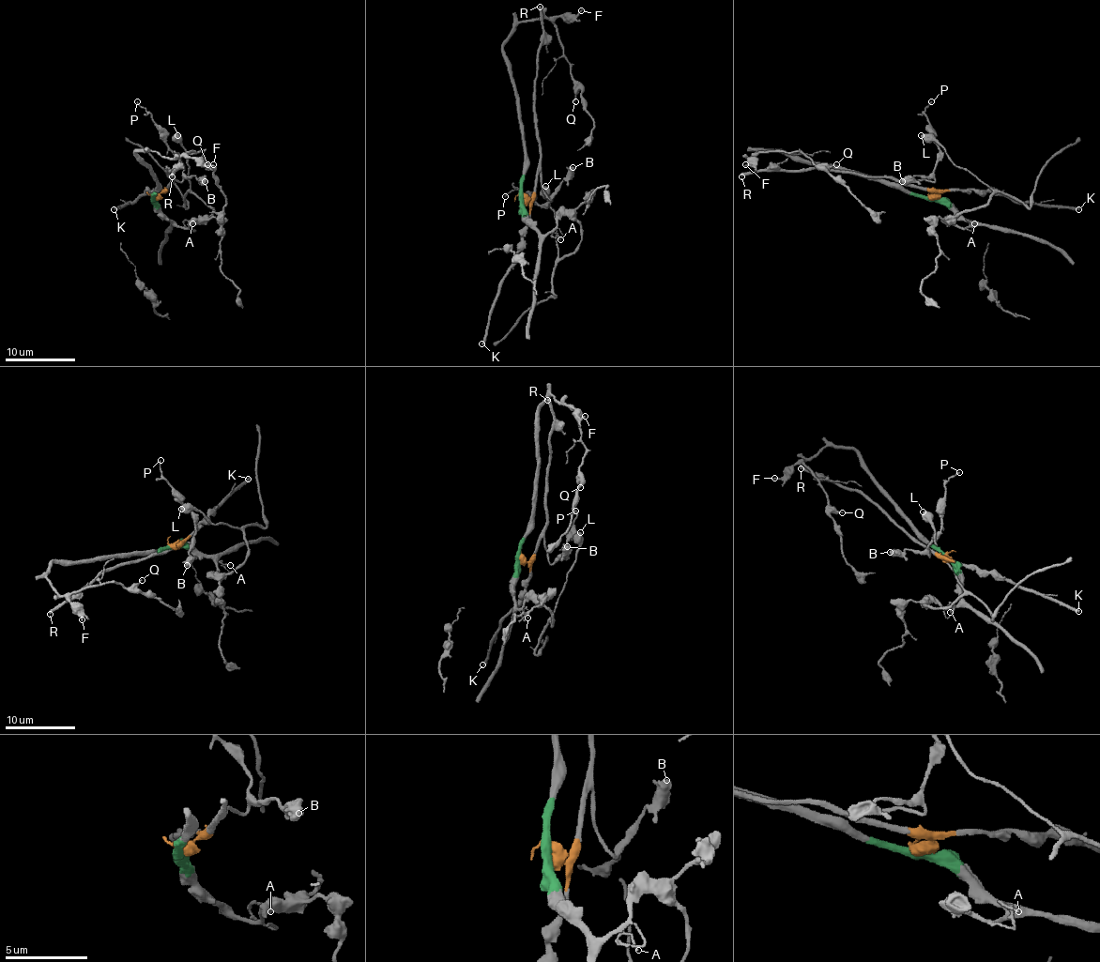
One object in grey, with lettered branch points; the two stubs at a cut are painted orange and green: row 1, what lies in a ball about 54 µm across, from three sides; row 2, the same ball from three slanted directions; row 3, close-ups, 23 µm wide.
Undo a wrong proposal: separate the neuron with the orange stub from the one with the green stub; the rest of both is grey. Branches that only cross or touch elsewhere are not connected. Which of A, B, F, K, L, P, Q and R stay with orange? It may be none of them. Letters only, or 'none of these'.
B, K, P, R

